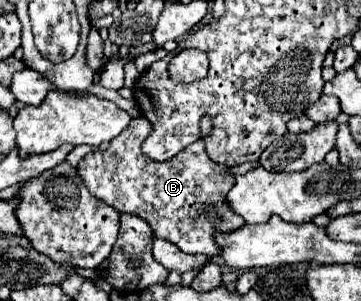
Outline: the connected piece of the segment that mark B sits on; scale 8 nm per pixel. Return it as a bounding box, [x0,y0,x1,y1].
[78,115,244,257]

